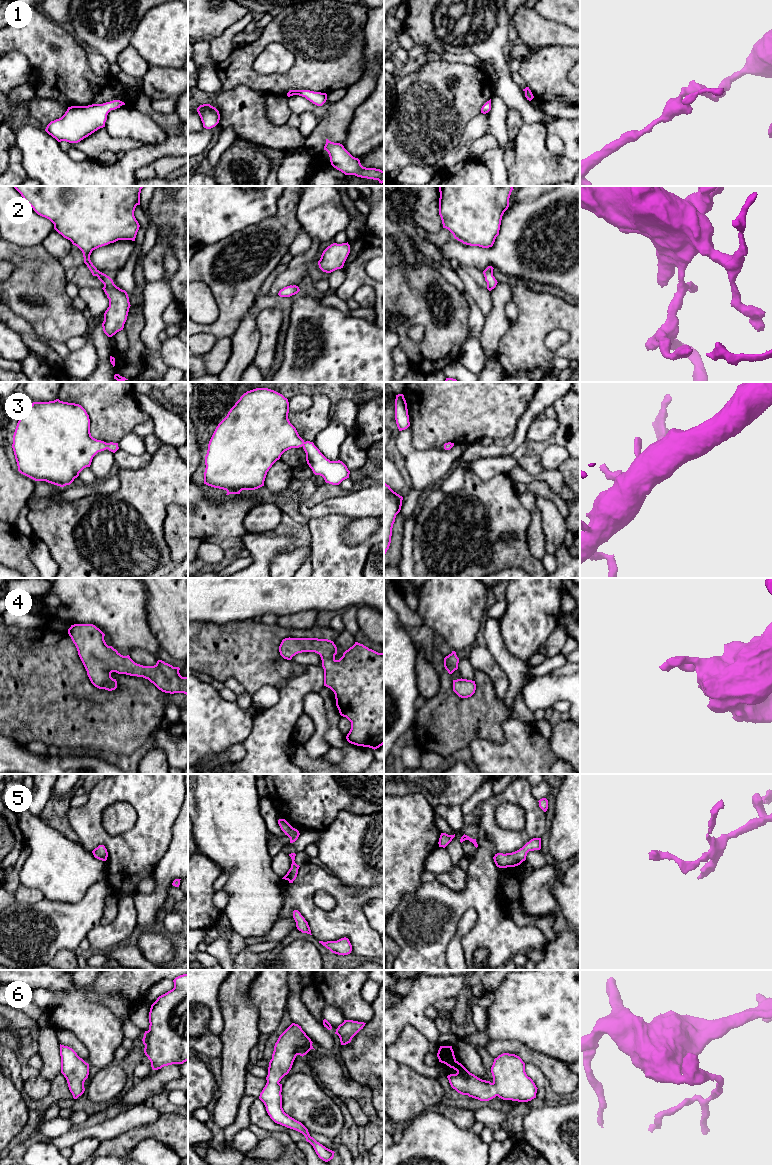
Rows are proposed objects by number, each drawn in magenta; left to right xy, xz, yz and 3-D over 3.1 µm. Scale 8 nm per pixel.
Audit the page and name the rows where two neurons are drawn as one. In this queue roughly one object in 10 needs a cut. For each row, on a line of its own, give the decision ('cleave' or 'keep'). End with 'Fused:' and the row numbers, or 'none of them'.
1: keep
2: keep
3: keep
4: keep
5: keep
6: keep
Fused: none of them

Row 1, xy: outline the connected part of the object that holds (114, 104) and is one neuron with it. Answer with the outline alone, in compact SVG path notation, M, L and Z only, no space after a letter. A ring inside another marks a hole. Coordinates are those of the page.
M113 100L103 104L68 107L61 118L47 125L45 131L58 142L78 143L98 129L105 127L108 113L122 105L125 103Z

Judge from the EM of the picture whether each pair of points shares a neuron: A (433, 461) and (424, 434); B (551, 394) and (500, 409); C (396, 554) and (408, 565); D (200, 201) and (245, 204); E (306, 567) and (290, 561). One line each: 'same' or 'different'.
A: different
B: different
C: different
D: same
E: different

